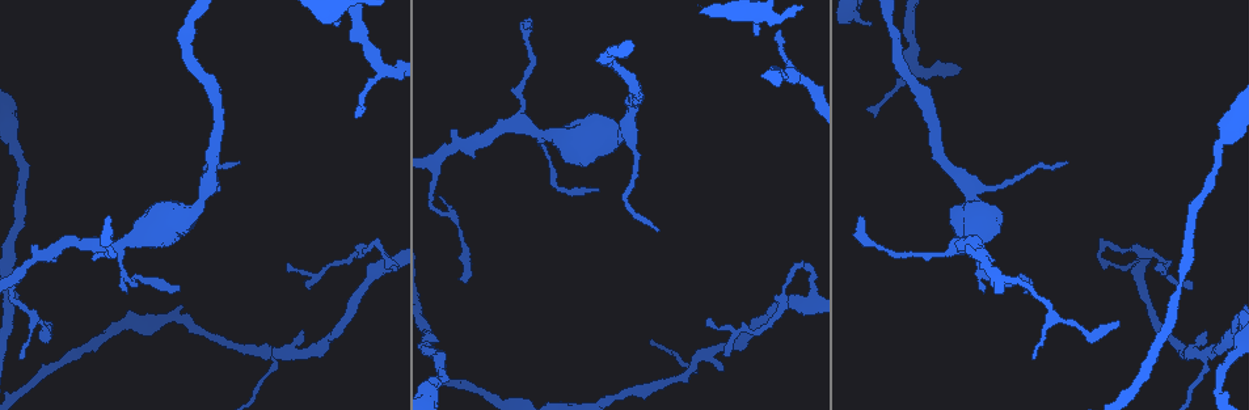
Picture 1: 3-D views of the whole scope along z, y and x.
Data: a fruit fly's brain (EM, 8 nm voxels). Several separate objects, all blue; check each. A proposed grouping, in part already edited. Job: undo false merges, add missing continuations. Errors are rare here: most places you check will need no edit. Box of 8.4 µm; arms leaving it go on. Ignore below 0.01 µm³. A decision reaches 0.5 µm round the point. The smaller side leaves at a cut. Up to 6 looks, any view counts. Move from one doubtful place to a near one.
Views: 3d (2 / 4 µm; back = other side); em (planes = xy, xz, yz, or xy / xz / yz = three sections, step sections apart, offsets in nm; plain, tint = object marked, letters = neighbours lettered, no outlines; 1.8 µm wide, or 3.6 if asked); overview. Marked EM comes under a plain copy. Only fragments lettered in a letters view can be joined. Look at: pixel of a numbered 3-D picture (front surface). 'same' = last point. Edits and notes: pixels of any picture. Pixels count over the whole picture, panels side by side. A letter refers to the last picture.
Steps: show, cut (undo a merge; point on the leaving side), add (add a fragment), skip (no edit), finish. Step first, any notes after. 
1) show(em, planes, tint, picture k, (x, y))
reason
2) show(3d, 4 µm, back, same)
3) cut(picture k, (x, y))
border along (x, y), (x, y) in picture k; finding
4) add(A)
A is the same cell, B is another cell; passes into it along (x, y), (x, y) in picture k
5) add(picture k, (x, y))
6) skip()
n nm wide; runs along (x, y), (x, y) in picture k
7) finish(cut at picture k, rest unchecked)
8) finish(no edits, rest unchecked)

show(3d, 4 µm, back, picture 1, (48, 321))
tapers out

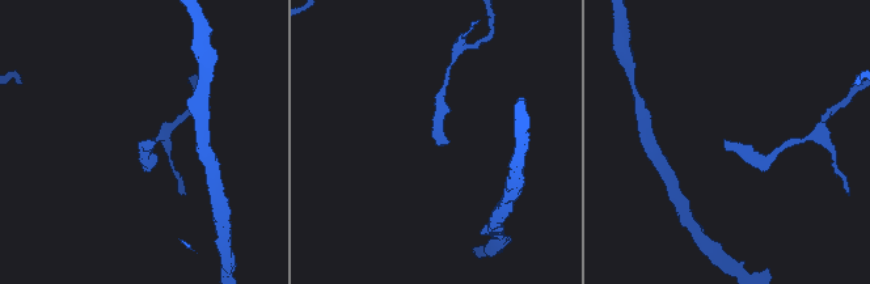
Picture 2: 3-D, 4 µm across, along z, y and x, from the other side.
show(em, yz, step 8, letters, picture 2, (440, 144))

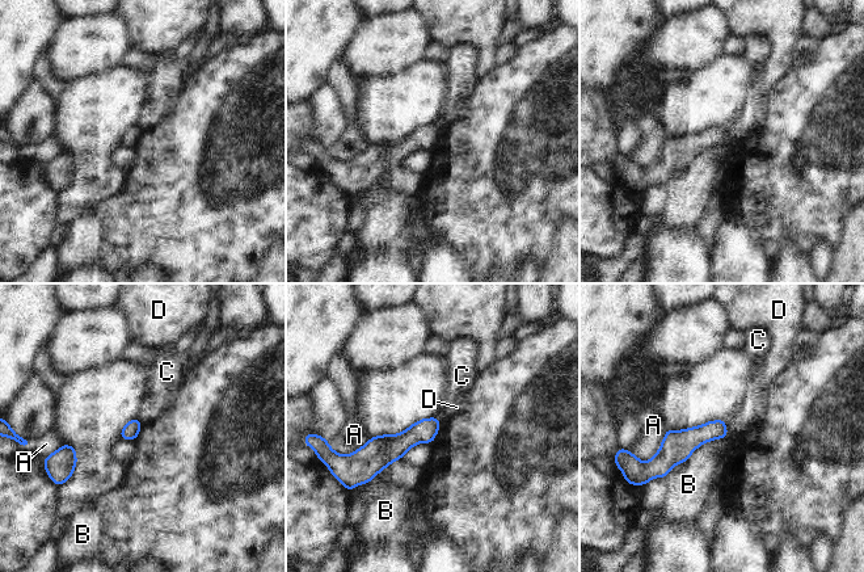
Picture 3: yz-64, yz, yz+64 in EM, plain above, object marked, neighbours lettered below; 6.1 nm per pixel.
show(em, planes, letters, same)
another direction

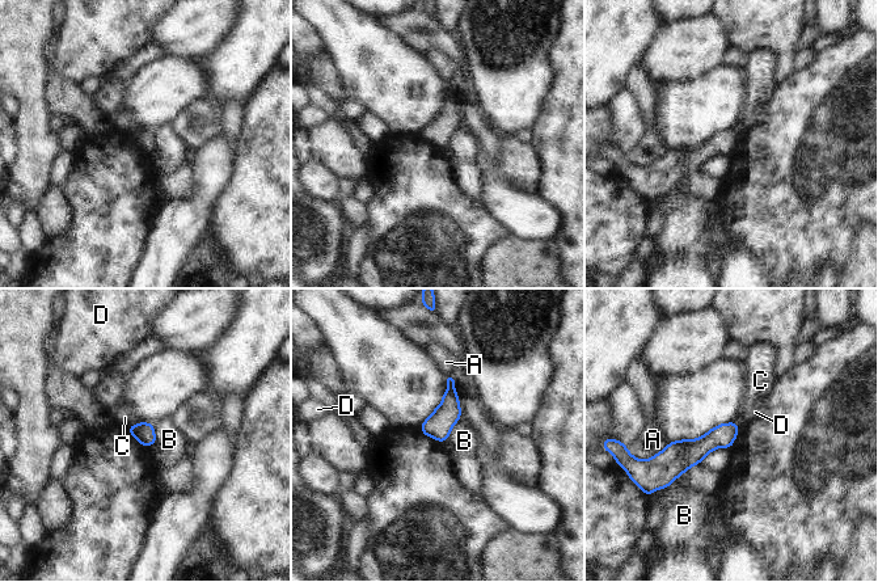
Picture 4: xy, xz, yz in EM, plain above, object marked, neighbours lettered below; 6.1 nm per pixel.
skip()
A, B, C and D are other cells; runs along (734, 426), (671, 463), (658, 463) in picture 4; none of them fits

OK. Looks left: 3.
show(em, planes, letters, picture 1, (521, 121))
four-way junction

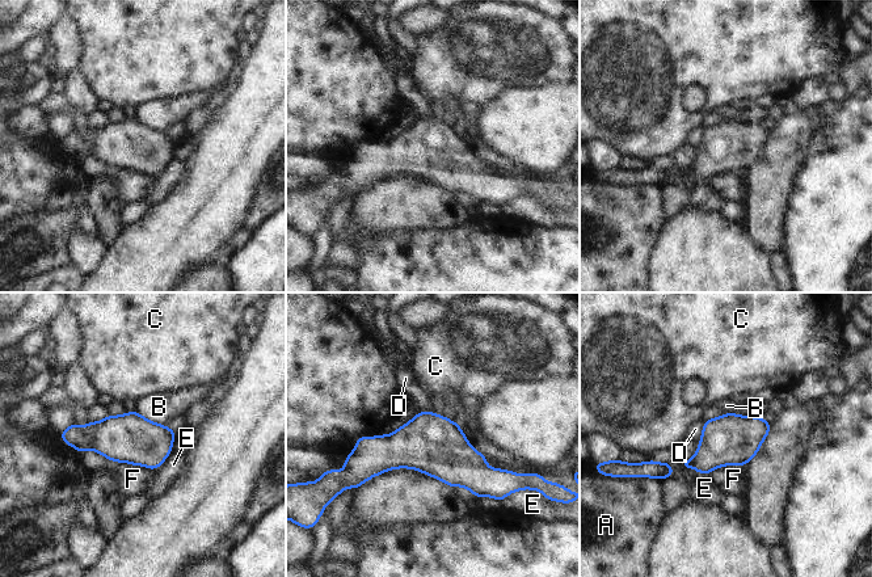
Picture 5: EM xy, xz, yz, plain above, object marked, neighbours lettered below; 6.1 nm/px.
skip()
F touches over 260 nm; A, B, C, D, E and F are other cells; border along (135, 411), (168, 428) in picture 5; all the same cell

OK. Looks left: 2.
show(em, xz, step 4, tint, picture 1, (626, 132))
three arms meet

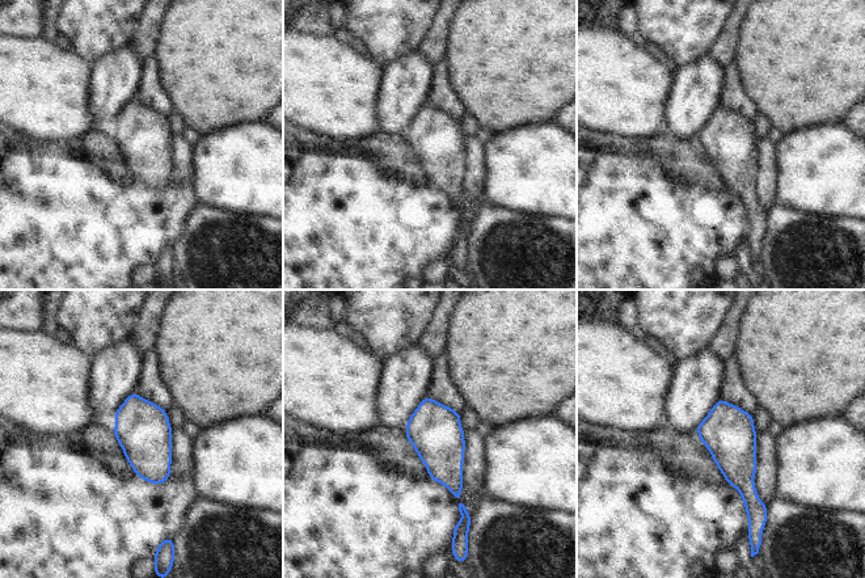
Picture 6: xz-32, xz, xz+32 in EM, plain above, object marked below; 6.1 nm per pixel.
show(em, xz, step 4, letters, same)

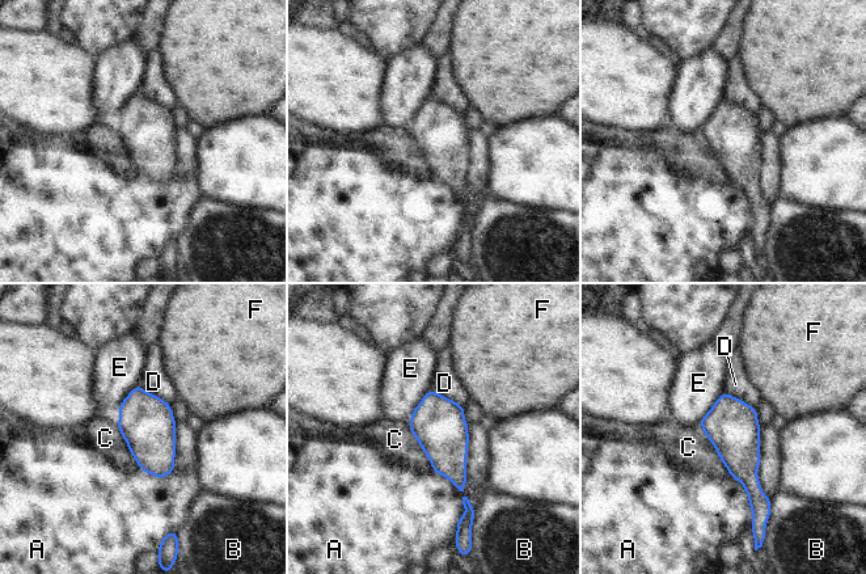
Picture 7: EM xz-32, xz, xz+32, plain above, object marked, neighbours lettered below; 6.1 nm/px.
skip()
A, B, C, D, E and F are other cells; border along (698, 422), (731, 475) in picture 7; all the same cell

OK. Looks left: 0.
finish(no edits, rest unchecked)

